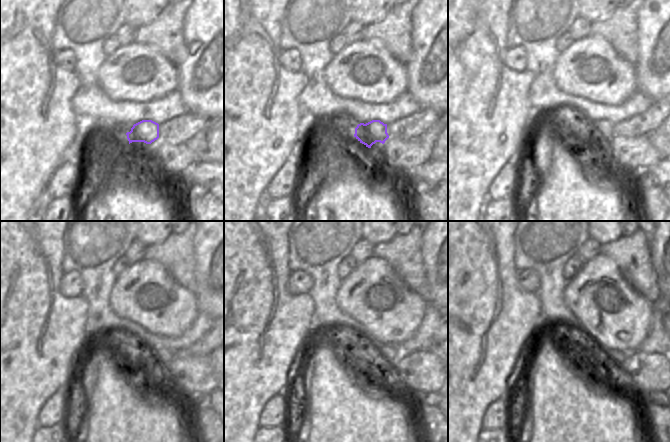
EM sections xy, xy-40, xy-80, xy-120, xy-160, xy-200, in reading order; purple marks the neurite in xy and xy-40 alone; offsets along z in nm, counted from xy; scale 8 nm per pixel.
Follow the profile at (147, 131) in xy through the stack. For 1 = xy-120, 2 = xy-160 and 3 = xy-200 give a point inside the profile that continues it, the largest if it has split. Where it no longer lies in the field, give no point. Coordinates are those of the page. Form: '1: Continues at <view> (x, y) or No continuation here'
1: Continues at xy-120 (159, 355)
2: Continues at xy-160 (388, 354)
3: Continues at xy-200 (614, 355).

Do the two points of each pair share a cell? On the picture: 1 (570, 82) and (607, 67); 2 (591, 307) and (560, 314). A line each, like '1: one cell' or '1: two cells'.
1: one cell
2: two cells

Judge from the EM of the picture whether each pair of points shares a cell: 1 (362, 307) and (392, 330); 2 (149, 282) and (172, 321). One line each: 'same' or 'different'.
1: same
2: same

